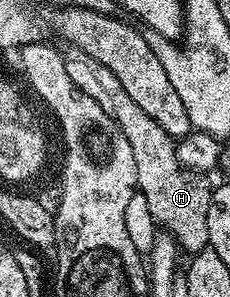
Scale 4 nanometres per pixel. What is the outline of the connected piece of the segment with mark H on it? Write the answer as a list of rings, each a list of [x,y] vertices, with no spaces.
[[[75,48],[65,49],[63,55],[66,76],[70,76],[70,80],[74,80],[74,84],[86,92],[86,96],[94,96],[94,100],[98,100],[102,112],[116,121],[116,127],[130,143],[134,152],[138,191],[146,196],[147,207],[153,213],[157,227],[171,234],[185,255],[191,256],[209,249],[208,213],[213,187],[208,186],[204,179],[207,177],[181,167],[176,155],[176,142],[166,132],[162,132],[154,116],[148,116],[142,112],[142,108],[138,108],[137,102],[126,93],[126,88],[122,88],[122,80],[118,80],[118,76],[114,76],[106,64],[98,64],[94,56],[86,56],[86,52]]]

